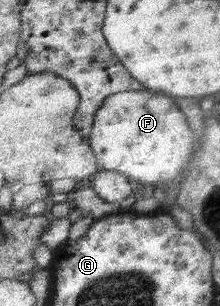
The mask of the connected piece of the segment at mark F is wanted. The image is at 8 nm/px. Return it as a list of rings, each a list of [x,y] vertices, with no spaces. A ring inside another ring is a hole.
[[[152,90],[120,92],[108,99],[96,116],[95,128],[90,137],[98,162],[106,171],[126,173],[132,180],[144,184],[170,184],[178,181],[194,154],[194,130],[188,124],[188,115],[176,104],[176,98]]]

